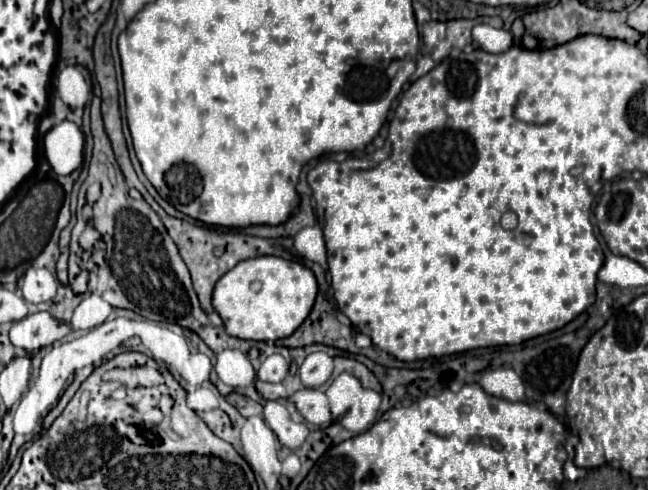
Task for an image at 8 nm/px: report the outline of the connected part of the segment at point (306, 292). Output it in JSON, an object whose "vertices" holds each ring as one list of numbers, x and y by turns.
{"vertices":[[258,256,242,260,216,282,212,306,220,314,230,336,274,342,290,336,306,320,316,292,318,284,310,268,278,256]]}

